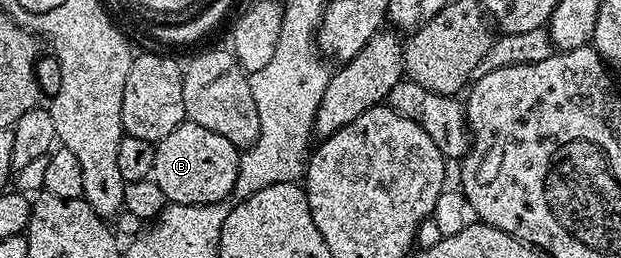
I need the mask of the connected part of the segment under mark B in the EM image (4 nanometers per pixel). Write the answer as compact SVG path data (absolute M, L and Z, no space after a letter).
M184 120L155 145L153 179L173 205L218 205L235 191L240 150L229 139Z

